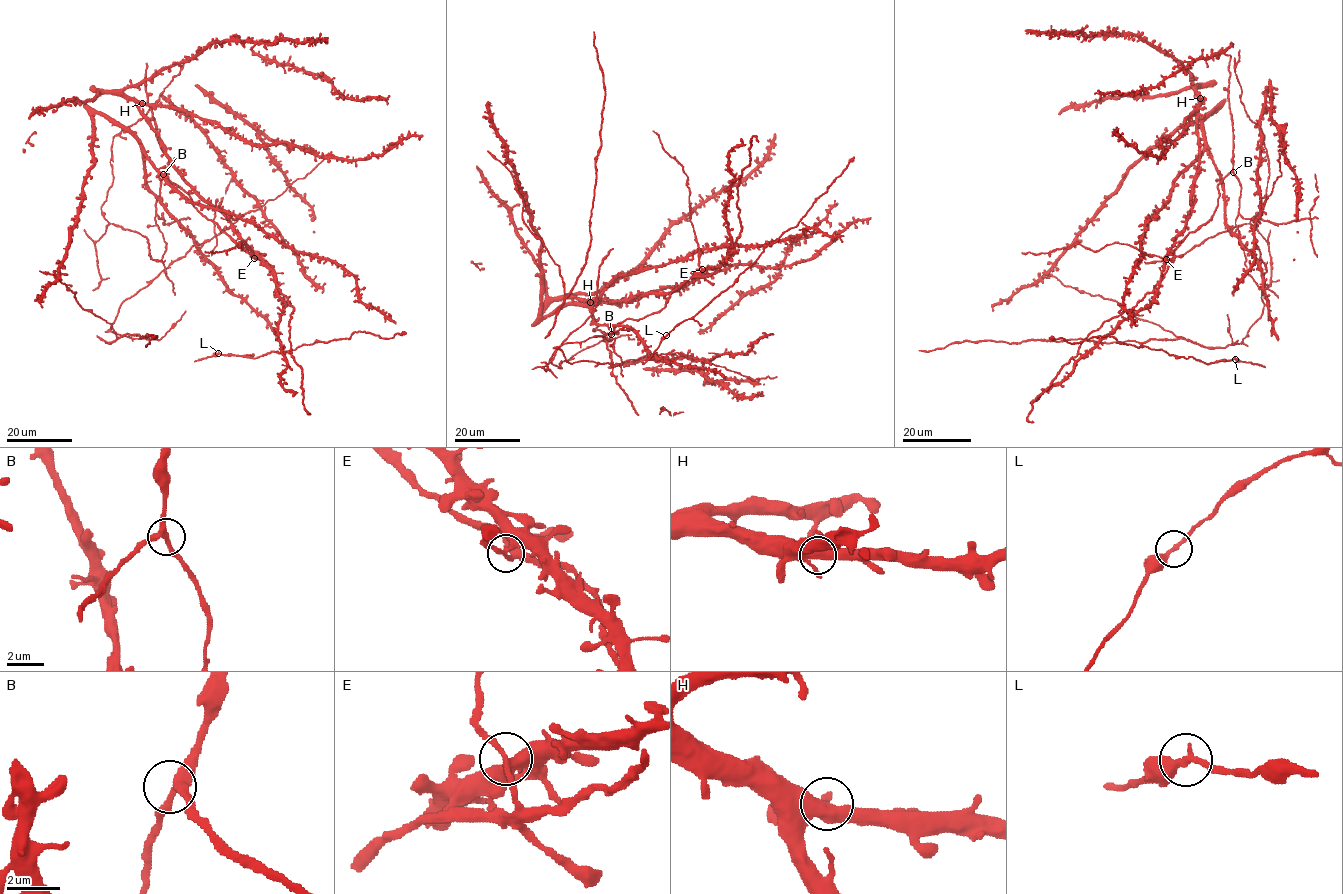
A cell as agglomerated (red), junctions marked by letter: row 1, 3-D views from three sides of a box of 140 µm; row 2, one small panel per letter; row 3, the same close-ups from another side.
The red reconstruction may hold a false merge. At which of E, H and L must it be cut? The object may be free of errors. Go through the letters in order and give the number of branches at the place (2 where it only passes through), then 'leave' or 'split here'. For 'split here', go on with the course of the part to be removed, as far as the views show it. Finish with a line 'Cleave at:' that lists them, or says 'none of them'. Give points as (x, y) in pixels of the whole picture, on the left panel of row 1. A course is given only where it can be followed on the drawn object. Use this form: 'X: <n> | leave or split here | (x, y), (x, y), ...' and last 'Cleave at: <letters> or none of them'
E: 3 | split here | (254, 258), (206, 218), (192, 198), (164, 174), (154, 219), (166, 243), (163, 263), (175, 295)
H: 3 | leave
L: 2 | leave
Cleave at: E

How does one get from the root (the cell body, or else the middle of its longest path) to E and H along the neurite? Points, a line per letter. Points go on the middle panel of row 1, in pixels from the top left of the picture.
E: (612, 333), (619, 323), (627, 319), (642, 319), (660, 311), (674, 290), (702, 269)
H: (612, 333), (627, 319), (660, 311), (670, 293), (695, 275), (669, 293), (590, 302)

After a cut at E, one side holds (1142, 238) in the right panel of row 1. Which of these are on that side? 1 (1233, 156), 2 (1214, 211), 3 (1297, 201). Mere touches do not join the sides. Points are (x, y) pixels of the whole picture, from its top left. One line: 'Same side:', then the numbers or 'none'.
Same side: 3

